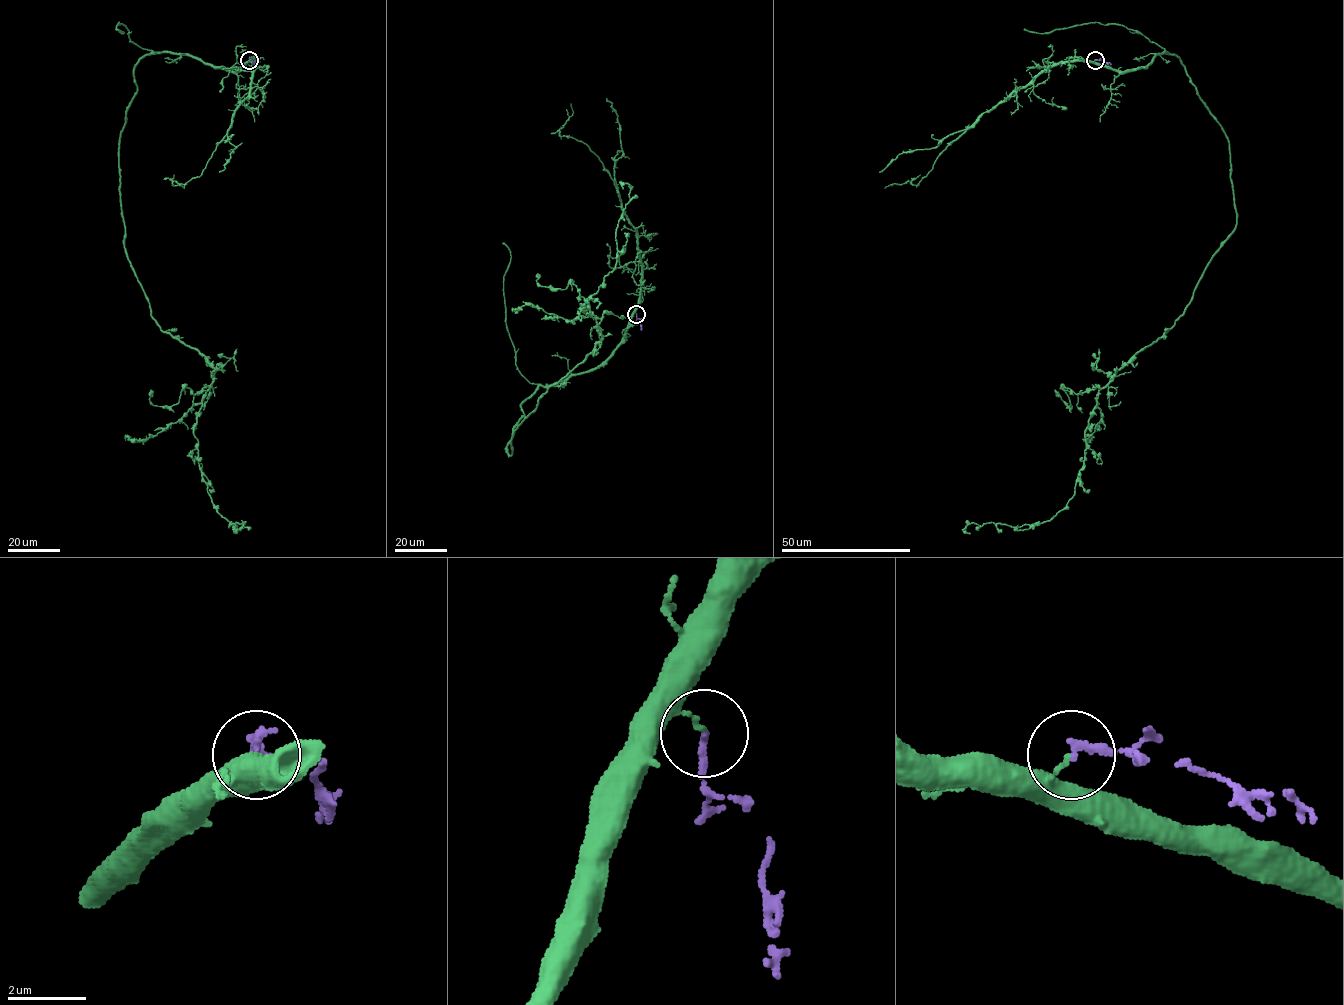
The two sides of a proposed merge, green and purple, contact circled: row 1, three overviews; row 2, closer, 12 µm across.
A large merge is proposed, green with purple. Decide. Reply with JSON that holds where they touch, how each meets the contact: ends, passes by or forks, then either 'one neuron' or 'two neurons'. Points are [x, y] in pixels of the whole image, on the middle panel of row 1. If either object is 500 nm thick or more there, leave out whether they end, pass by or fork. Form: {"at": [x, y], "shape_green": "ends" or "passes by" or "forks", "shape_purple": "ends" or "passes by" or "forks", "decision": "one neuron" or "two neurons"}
{"at": [636, 314], "shape_green": "ends", "shape_purple": "ends", "decision": "two neurons"}

